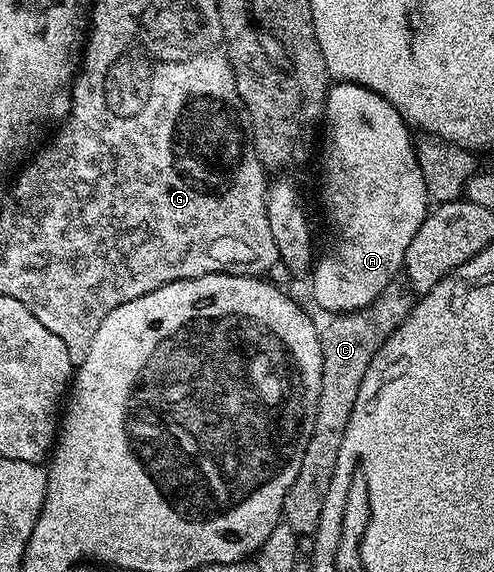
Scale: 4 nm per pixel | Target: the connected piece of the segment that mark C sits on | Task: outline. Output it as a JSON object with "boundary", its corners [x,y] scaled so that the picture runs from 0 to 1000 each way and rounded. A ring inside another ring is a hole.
{"boundary":[[[798,491],[735,540],[694,544],[672,552],[660,572],[648,573],[654,659],[646,680],[646,708],[638,722],[638,743],[630,750],[630,771],[613,785],[613,806],[605,806],[605,827],[573,869],[569,906],[599,935],[634,935],[646,904],[654,904],[654,883],[676,857],[674,836],[686,830],[686,778],[694,778],[694,757],[702,736],[711,736],[711,715],[719,715],[719,694],[727,694],[727,673],[735,673],[735,652],[751,638],[751,624],[767,617],[775,596],[816,568],[832,547],[840,516],[818,493]]]}

